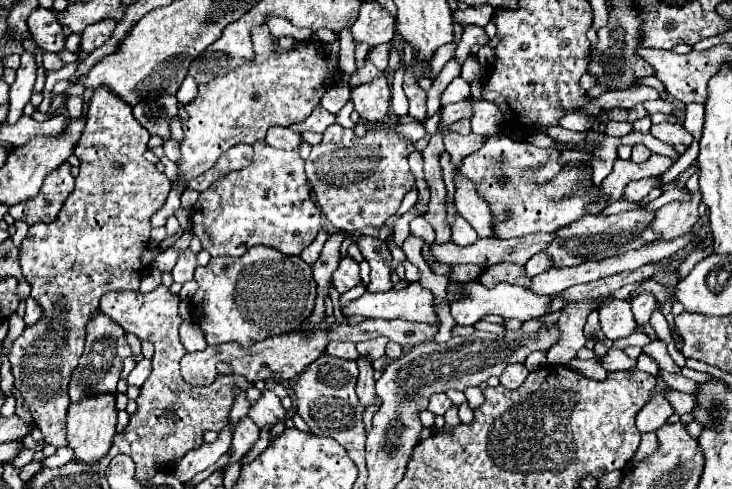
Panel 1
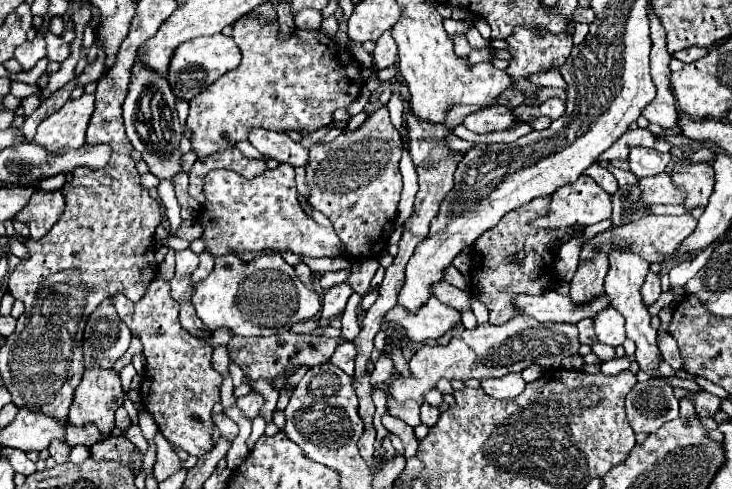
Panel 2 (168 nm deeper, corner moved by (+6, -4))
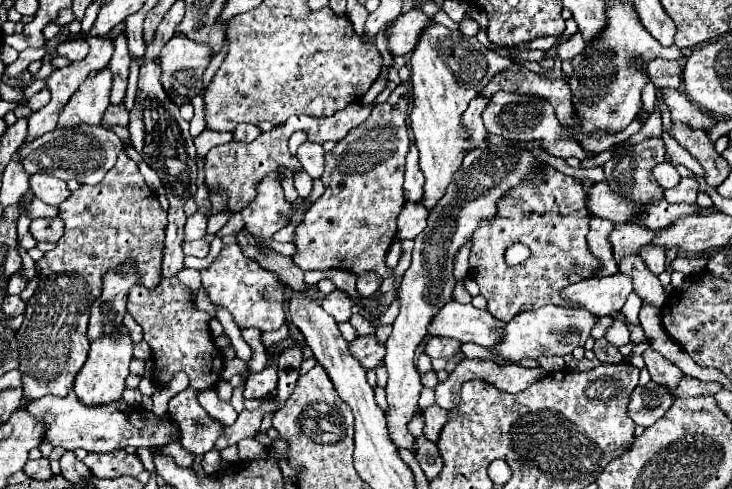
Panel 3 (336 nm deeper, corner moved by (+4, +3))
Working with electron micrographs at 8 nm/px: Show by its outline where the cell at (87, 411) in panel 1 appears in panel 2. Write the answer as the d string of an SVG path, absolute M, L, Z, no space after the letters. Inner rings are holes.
M88 368L74 392L68 424L96 424L100 434L108 436L114 428L114 412L122 404L122 384L114 370Z

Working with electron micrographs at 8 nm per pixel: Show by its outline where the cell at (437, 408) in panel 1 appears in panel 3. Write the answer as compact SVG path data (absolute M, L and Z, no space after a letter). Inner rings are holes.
M432 405L432 407L424 409L424 417L426 417L424 437L426 437L428 441L432 441L432 443L438 443L440 431L442 431L442 427L444 427L446 421L448 421L448 413L442 411L442 407Z

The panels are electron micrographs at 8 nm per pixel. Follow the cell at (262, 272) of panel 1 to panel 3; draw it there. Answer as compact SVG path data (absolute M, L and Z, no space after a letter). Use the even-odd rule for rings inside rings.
M226 243L212 265L200 273L210 301L228 309L240 329L258 327L260 331L276 331L286 321L286 299L290 297L290 291L280 287L278 279L274 279L270 271L258 267L252 259L246 259L242 251L238 251L236 243Z

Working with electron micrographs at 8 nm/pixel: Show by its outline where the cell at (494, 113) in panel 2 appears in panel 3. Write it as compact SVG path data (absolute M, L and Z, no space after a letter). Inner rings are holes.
M498 91L490 99L490 107L486 107L486 111L482 113L482 119L484 119L488 133L492 133L492 135L502 135L506 139L526 141L526 143L528 141L540 141L542 149L554 157L586 159L586 151L582 151L572 137L564 135L562 125L558 123L556 115L554 115L554 107L546 99L540 99L536 95Z

